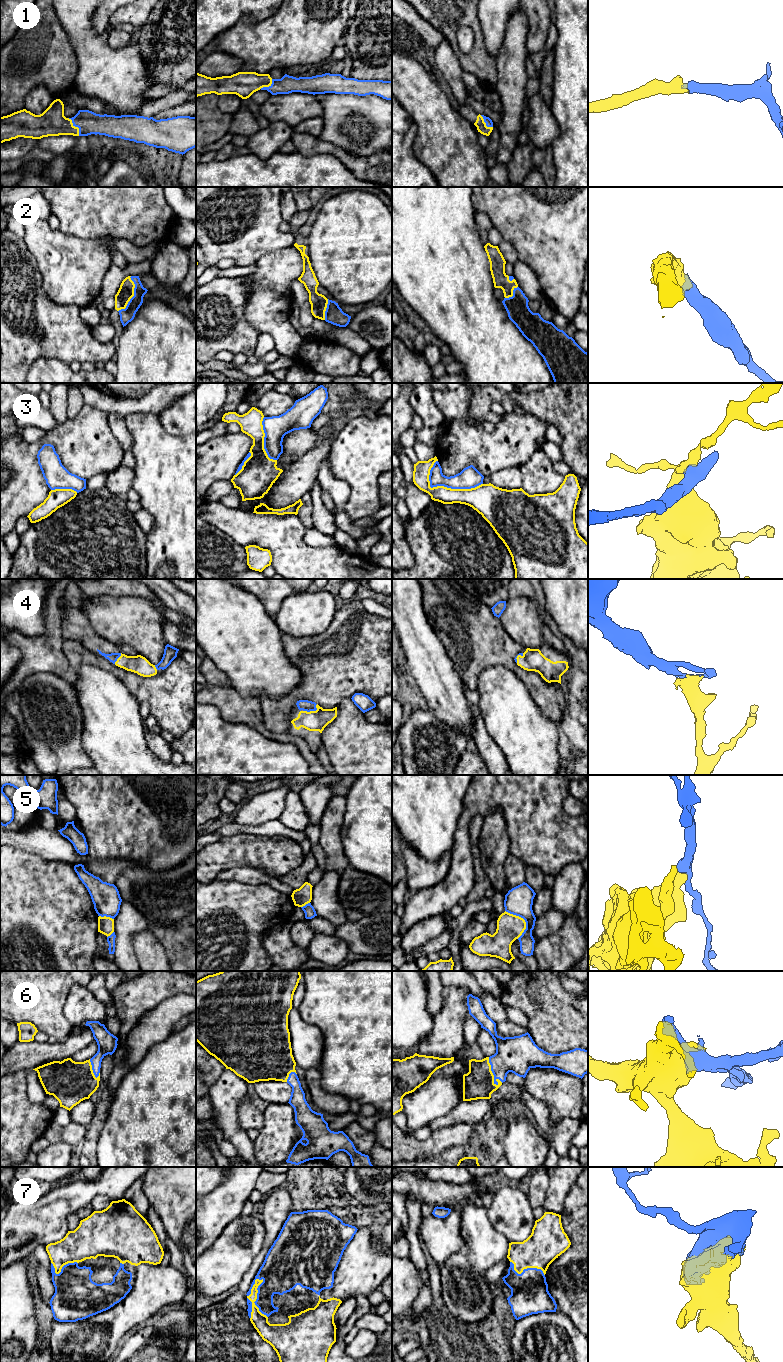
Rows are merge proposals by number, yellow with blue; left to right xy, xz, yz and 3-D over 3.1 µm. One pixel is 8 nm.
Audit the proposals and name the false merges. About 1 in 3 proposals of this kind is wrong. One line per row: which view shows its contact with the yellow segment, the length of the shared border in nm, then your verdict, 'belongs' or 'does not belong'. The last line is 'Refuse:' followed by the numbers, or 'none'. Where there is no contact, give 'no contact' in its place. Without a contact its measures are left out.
1: meets yellow in xy; contact 170 nm long; belongs
2: meets yellow in xy; contact 300 nm long; belongs
3: meets yellow in yz; contact 440 nm long; does not belong
4: meets yellow in xz; contact 130 nm long; belongs
5: meets yellow in yz; contact 260 nm long; does not belong
6: meets yellow in yz; contact 240 nm long; belongs
7: meets yellow in xz; contact 340 nm long; belongs
Refuse: 3, 5

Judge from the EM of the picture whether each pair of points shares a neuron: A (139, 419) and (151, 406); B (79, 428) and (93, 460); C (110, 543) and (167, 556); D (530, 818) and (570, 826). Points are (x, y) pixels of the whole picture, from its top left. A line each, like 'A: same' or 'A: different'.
A: different
B: same
C: different
D: same

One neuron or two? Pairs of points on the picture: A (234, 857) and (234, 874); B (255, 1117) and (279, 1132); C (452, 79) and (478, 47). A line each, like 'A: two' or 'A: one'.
A: two
B: two
C: two

